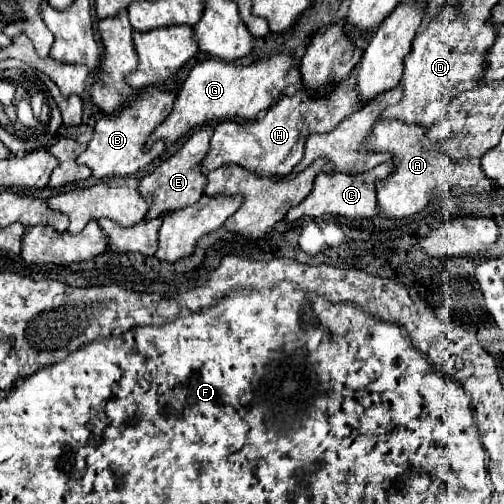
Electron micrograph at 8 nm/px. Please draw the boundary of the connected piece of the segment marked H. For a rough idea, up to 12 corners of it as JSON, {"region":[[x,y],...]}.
{"region":[[355,75],[283,97],[263,121],[217,125],[201,173],[285,175],[309,133],[359,111]]}

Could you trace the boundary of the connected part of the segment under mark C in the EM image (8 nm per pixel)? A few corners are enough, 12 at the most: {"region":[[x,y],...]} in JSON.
{"region":[[381,163],[361,175],[319,173],[313,191],[287,221],[337,215],[375,217],[375,181],[393,171]]}

